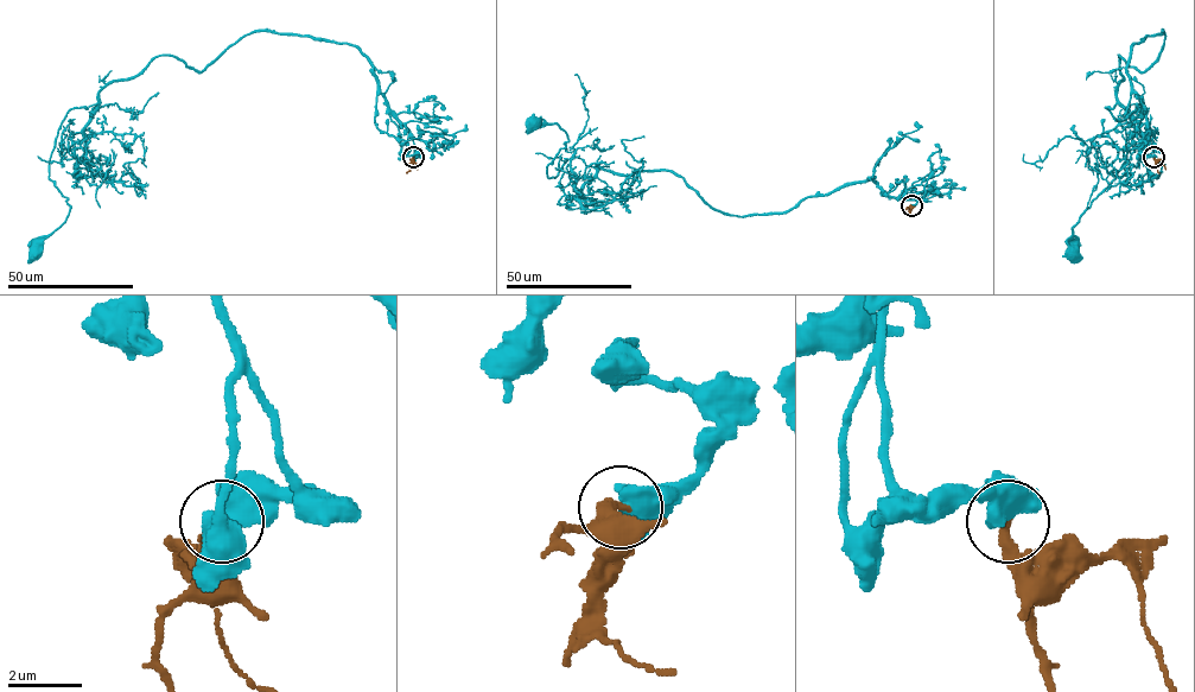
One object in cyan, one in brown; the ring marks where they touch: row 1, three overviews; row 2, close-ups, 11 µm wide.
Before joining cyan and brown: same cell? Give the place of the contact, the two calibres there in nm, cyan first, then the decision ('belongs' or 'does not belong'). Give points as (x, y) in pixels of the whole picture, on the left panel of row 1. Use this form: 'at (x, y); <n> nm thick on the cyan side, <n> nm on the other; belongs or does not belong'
at (413, 157); 700 nm thick on the cyan side, 320 nm on the other; does not belong

